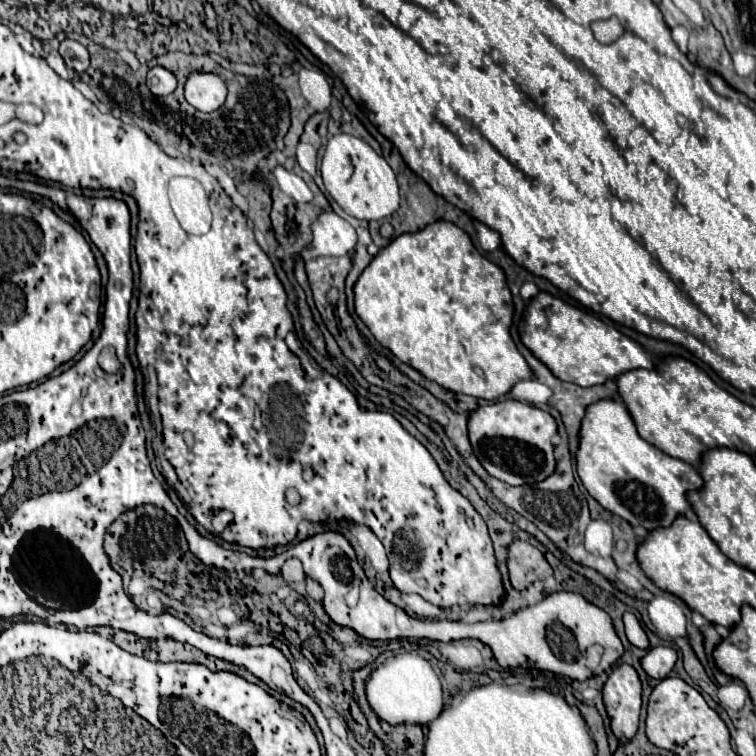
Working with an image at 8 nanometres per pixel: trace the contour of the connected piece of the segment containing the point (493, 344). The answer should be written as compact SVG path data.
M437 220L413 234L401 234L371 260L353 286L355 312L371 330L375 340L393 352L395 358L419 370L427 380L437 382L455 394L495 400L509 392L519 380L531 378L531 368L517 352L509 334L513 300L499 266L477 252L465 230L453 222Z

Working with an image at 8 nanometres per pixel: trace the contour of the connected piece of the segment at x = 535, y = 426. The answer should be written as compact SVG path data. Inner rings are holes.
M501 400L495 404L479 406L469 412L467 432L471 448L481 466L493 478L505 484L535 484L553 474L555 458L551 436L557 434L557 422L545 410L539 410L519 400Z

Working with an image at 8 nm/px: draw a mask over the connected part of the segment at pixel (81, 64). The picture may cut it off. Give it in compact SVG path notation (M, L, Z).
M63 40L59 46L59 54L63 56L67 68L73 68L79 74L89 68L89 52L83 44L75 40Z

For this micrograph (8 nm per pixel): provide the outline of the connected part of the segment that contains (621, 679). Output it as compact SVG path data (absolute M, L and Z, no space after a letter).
M621 664L621 666L613 668L613 672L609 674L609 680L603 686L603 704L611 718L611 730L613 730L615 738L621 744L629 742L637 734L639 712L641 712L641 682L639 682L639 676L633 670L633 666Z

